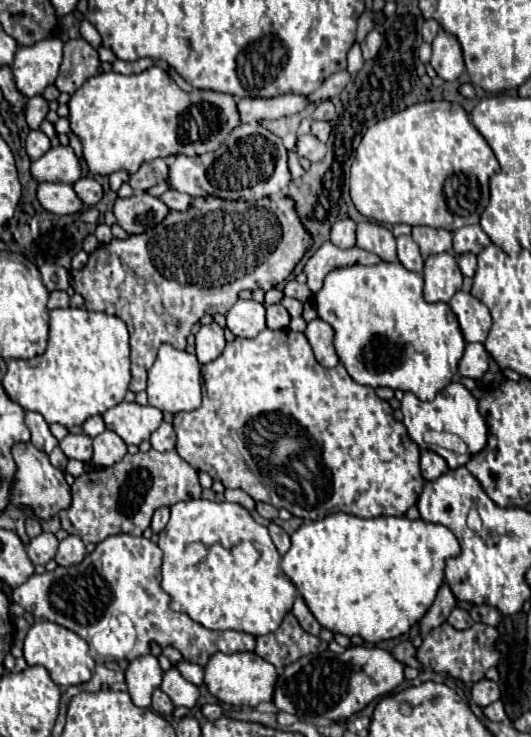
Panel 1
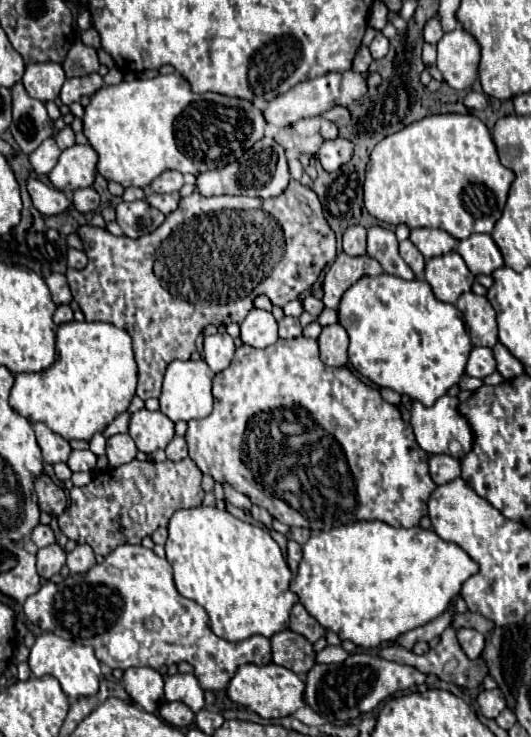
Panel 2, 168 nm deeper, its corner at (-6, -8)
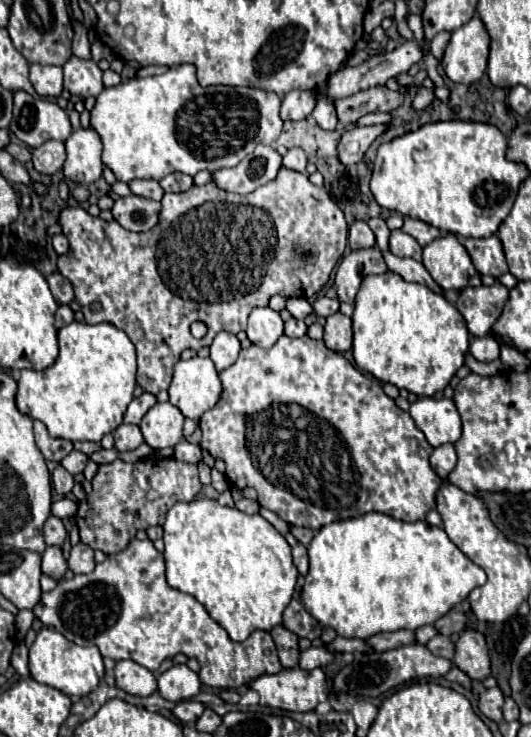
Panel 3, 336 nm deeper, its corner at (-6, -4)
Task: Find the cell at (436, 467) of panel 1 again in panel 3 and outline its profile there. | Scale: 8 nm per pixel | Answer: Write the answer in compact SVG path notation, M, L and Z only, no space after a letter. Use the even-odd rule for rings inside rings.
M447 443L447 445L441 445L441 447L437 447L433 453L431 453L431 457L429 457L429 461L431 461L431 467L433 467L433 471L445 481L447 479L447 475L453 471L453 467L457 465L457 455L455 455L455 447L451 445L451 443Z

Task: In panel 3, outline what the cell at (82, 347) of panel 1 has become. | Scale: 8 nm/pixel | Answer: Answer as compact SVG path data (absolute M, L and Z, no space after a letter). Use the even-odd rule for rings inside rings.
M73 321L59 329L59 357L51 367L43 371L33 371L33 369L21 371L21 377L17 381L19 389L15 395L17 409L29 415L31 419L43 421L53 437L99 443L105 433L111 433L121 425L123 413L133 399L135 371L137 371L135 347L121 329L117 329L111 323L87 325Z

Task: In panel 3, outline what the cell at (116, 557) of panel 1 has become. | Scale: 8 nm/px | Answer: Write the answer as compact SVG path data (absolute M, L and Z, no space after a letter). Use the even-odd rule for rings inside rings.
M133 539L127 549L107 555L107 559L99 563L89 575L61 579L53 591L41 593L41 599L33 607L33 613L43 625L53 627L69 641L77 645L97 645L103 657L111 657L115 661L131 659L147 667L149 671L155 671L165 659L171 659L177 653L195 657L201 665L201 681L209 687L237 689L263 673L279 673L283 669L277 659L275 643L267 631L255 631L251 633L251 637L247 637L247 641L235 643L227 637L227 631L209 617L207 609L199 601L195 601L195 597L169 587L165 577L165 559L149 539Z

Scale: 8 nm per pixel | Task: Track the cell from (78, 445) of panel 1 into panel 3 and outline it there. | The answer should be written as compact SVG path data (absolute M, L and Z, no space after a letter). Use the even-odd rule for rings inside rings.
M71 451L71 453L61 461L61 465L63 465L71 475L75 475L75 473L81 473L81 471L85 469L87 461L89 461L89 457L87 457L85 453L81 453L81 451Z

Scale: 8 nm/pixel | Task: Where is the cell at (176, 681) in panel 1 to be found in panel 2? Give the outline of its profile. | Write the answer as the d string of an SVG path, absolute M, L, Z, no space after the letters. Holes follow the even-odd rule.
M191 673L169 675L165 679L165 699L167 701L181 701L181 703L189 705L195 713L199 709L203 709L203 705L205 705L203 689L201 689L197 677Z

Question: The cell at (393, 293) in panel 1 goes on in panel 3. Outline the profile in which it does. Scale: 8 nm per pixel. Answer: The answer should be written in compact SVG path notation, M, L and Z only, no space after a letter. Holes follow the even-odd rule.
M393 271L363 279L351 319L355 365L381 383L407 389L417 397L431 397L443 391L465 363L469 329L457 307L441 293L421 283L407 283Z

